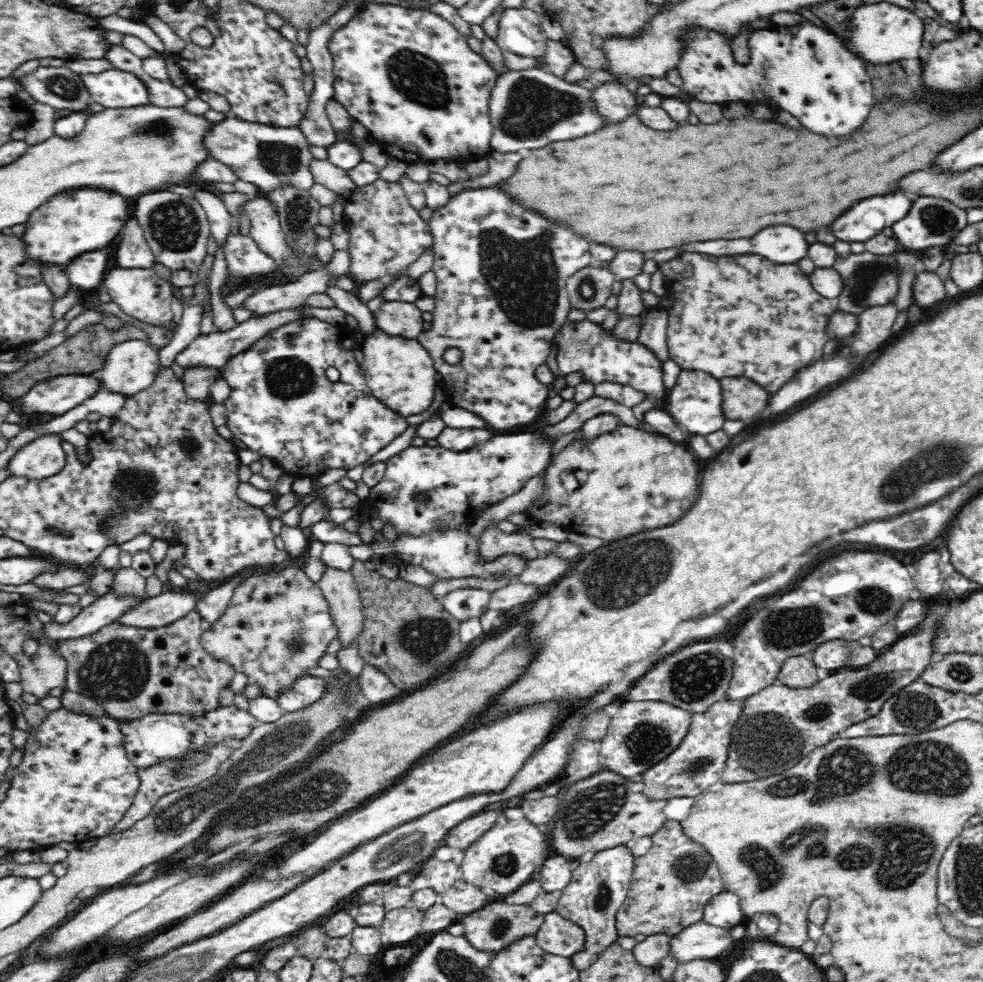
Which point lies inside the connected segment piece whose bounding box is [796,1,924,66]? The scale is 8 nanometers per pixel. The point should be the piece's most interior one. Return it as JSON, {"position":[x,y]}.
{"position":[879,33]}

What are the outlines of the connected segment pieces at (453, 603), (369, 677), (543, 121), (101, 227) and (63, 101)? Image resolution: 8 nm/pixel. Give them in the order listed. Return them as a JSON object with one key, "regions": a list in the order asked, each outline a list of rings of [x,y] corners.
{"regions":[[[[459,588],[441,598],[444,610],[461,623],[470,618],[479,618],[488,610],[492,598],[491,591],[473,588]]],[[[366,664],[363,665],[362,672],[359,674],[359,683],[361,692],[372,704],[392,700],[401,692],[401,688],[388,680],[385,672],[380,672],[377,668]]],[[[540,65],[497,75],[490,93],[489,117],[493,126],[489,143],[501,153],[542,148],[548,142],[572,140],[605,126],[591,109],[588,89],[566,83]]],[[[94,187],[65,189],[33,210],[25,222],[22,238],[30,257],[38,262],[56,262],[66,266],[70,259],[78,258],[84,252],[110,250],[126,220],[128,204],[118,191]]],[[[40,66],[17,80],[21,88],[34,96],[36,102],[55,109],[85,112],[92,102],[82,75],[68,67]]]]}

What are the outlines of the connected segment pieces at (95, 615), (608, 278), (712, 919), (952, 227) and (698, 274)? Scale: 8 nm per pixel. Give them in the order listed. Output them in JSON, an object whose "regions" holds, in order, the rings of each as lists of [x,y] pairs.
{"regions":[[[[109,593],[96,597],[92,604],[86,606],[70,622],[51,622],[42,625],[42,635],[49,642],[58,642],[82,638],[98,632],[103,626],[112,624],[121,614],[138,601],[137,598],[116,598]]],[[[590,263],[578,270],[566,283],[567,292],[572,308],[582,308],[585,312],[602,308],[612,295],[612,284],[617,281],[617,277],[612,270],[606,266],[592,266]]],[[[722,891],[713,896],[704,908],[703,921],[714,926],[730,929],[746,921],[739,896],[733,892]]],[[[920,196],[916,200],[912,200],[910,204],[910,212],[906,211],[906,216],[903,216],[892,224],[892,232],[894,239],[900,242],[904,248],[910,250],[930,249],[934,246],[950,246],[950,242],[956,236],[960,236],[960,232],[967,225],[966,213],[960,207],[956,208],[954,204],[946,202],[946,200],[936,200],[936,198],[926,198]]],[[[684,252],[659,267],[665,274],[668,292],[674,296],[667,318],[669,359],[682,370],[708,372],[713,378],[742,376],[766,392],[776,392],[802,368],[822,360],[828,351],[830,316],[837,311],[835,300],[816,292],[809,276],[796,264],[774,264],[760,254],[726,258]]]]}

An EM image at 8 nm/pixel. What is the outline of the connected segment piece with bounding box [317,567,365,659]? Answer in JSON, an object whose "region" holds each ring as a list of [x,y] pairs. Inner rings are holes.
{"region":[[[332,567],[326,568],[324,576],[317,584],[329,604],[329,614],[337,628],[335,638],[338,640],[338,644],[340,644],[340,651],[337,654],[338,659],[340,659],[340,652],[346,650],[346,648],[351,648],[352,644],[356,644],[362,634],[362,630],[364,630],[364,609],[362,608],[360,591],[357,589],[357,584],[350,571],[343,571]]]}

